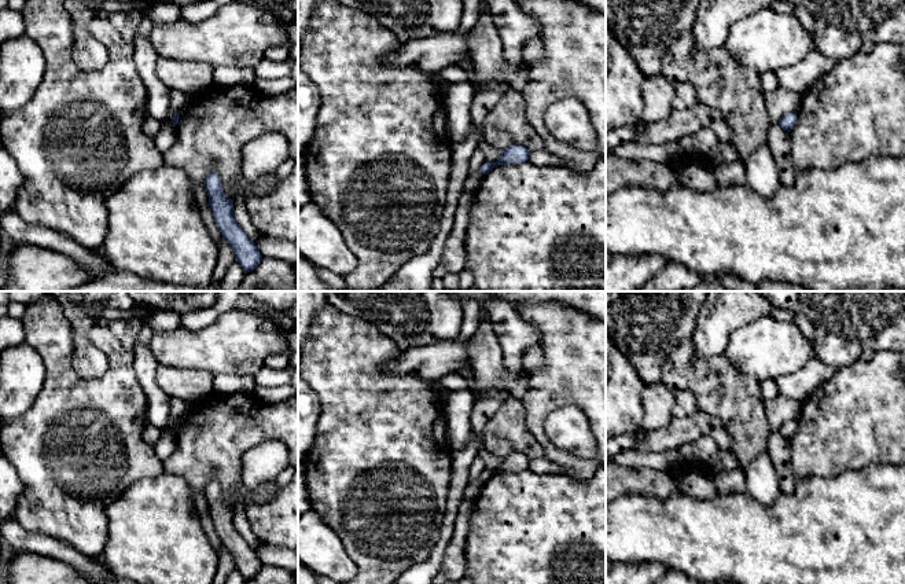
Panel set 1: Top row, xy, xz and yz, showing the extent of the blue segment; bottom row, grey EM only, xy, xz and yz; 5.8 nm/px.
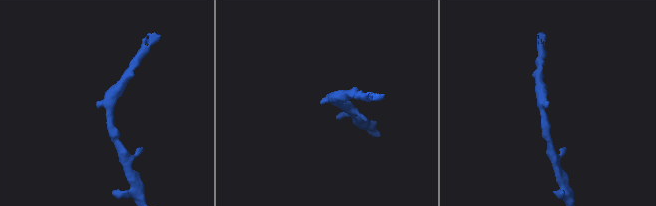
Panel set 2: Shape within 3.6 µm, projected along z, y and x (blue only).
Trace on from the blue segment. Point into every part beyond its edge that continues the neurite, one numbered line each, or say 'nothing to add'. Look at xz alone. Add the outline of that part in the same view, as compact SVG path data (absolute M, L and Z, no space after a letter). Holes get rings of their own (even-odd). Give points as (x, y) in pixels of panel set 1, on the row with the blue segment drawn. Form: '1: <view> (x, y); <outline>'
nothing to add

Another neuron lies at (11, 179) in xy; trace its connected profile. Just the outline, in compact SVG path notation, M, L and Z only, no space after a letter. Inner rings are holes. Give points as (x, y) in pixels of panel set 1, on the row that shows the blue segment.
M0 144L0 216L15 206L25 177L8 151Z

